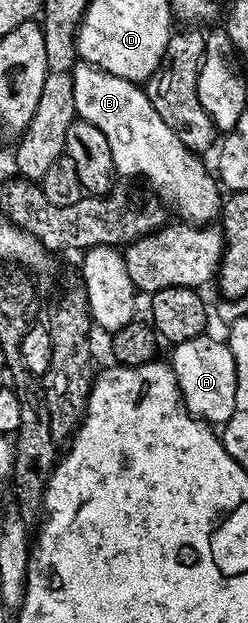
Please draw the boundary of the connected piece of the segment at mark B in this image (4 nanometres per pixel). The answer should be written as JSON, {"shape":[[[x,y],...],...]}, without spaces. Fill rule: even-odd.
{"shape":[[[84,63],[74,65],[72,75],[77,116],[80,120],[95,123],[95,127],[99,127],[99,131],[103,131],[103,135],[107,135],[107,143],[111,146],[113,168],[120,176],[122,173],[125,177],[145,177],[146,183],[158,193],[154,194],[172,212],[174,209],[181,216],[178,218],[182,222],[209,223],[220,214],[223,197],[222,194],[217,194],[218,178],[211,172],[210,166],[208,169],[201,162],[204,160],[193,150],[188,149],[179,139],[179,135],[175,135],[175,131],[171,131],[171,127],[167,127],[167,123],[163,123],[159,111],[155,111],[155,107],[151,107],[151,99],[138,82],[119,79],[119,75],[111,75],[107,71]]]}

